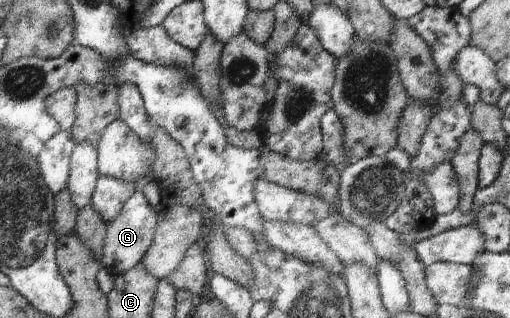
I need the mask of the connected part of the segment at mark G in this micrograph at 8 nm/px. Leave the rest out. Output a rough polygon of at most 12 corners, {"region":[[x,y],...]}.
{"region":[[138,189],[107,225],[99,260],[124,272],[152,245],[157,210]]}

